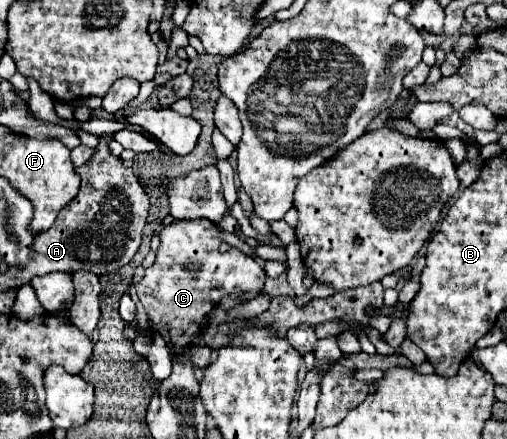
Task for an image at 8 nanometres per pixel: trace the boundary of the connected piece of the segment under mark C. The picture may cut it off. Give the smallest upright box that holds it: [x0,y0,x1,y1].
[136,218,266,350]

